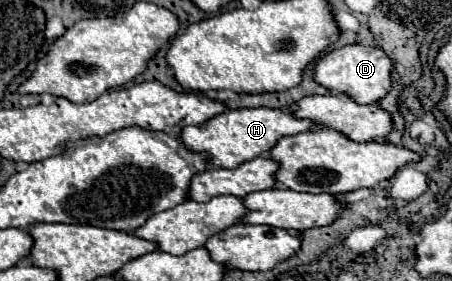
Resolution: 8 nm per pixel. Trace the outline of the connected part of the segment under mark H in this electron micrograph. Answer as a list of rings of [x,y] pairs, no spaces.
[[[257,107],[257,109],[229,109],[203,125],[187,127],[181,131],[181,141],[191,151],[205,151],[211,155],[211,165],[235,169],[245,161],[251,161],[263,153],[269,153],[281,137],[291,137],[303,131],[311,131],[317,127],[311,119],[297,119],[291,111],[271,109],[271,107]]]

